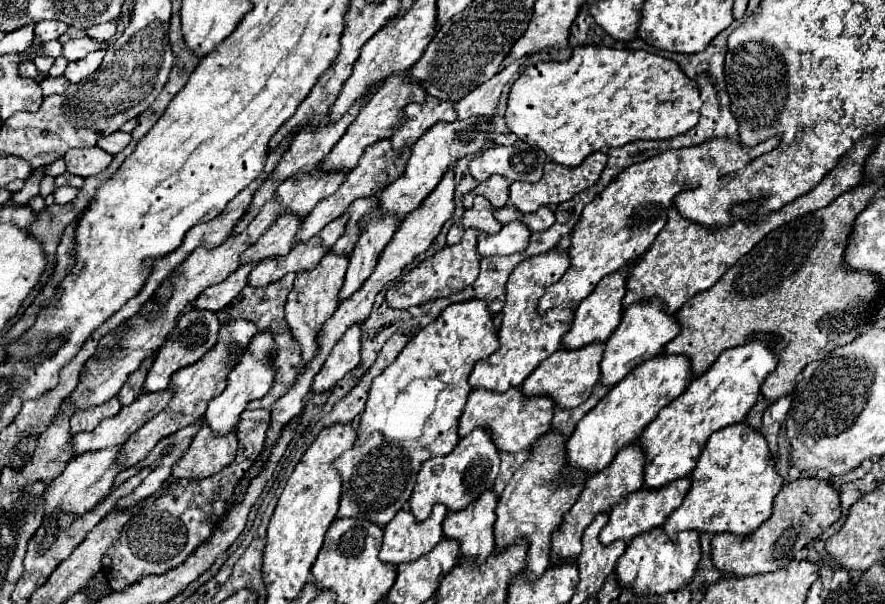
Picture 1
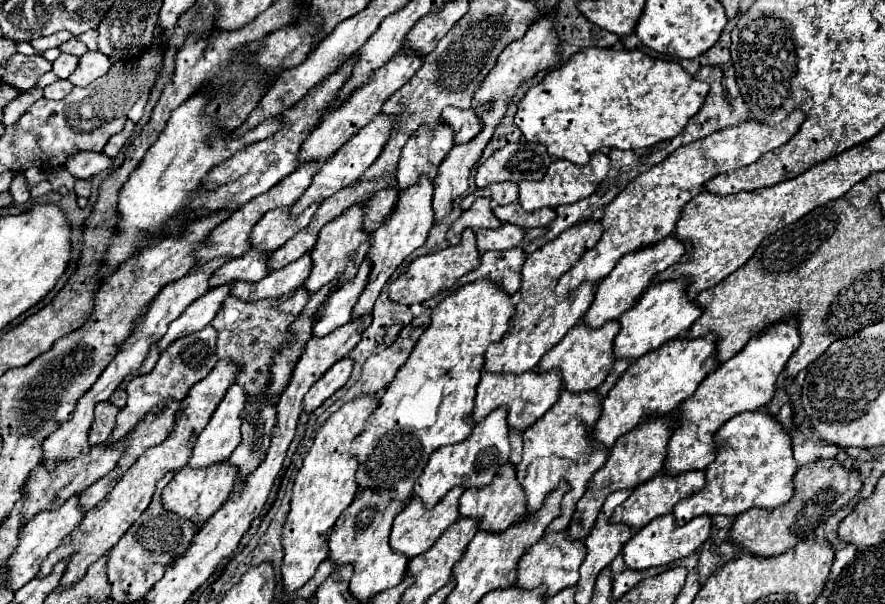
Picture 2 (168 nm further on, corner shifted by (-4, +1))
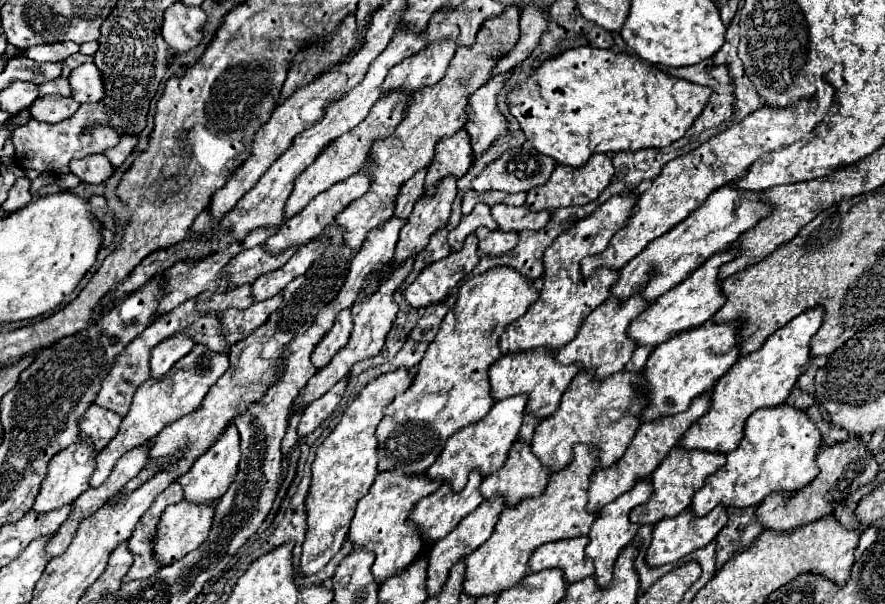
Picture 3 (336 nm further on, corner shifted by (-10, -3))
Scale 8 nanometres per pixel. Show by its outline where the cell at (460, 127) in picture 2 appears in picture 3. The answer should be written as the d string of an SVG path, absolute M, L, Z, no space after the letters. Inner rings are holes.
M462 128L454 136L444 136L442 140L436 142L436 152L428 166L426 184L424 184L426 190L430 192L430 188L434 188L434 184L442 176L452 174L456 178L462 178L468 172L470 164L472 164L472 148L466 130Z

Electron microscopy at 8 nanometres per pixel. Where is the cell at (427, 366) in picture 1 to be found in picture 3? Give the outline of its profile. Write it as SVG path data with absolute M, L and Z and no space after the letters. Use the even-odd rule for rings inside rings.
M506 266L490 268L488 272L478 274L462 284L456 306L444 316L434 342L428 346L424 358L418 364L418 372L410 388L384 408L384 418L376 428L378 472L394 472L400 476L424 476L452 434L470 424L480 422L490 412L494 400L490 396L488 368L502 356L498 352L498 338L502 336L506 326L526 314L526 310L530 308L530 304L536 302L536 298L538 292L534 284L528 282L520 272Z

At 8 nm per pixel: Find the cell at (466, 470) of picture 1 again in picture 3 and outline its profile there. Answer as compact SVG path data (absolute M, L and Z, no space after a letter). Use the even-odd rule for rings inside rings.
M514 396L514 398L506 398L502 402L496 402L492 406L492 410L484 416L482 422L478 422L476 426L470 424L470 426L462 428L462 432L456 432L454 436L450 436L450 440L446 442L438 460L428 468L426 474L432 480L442 480L442 482L450 484L450 488L454 492L460 492L466 486L468 474L472 470L478 470L482 476L488 476L488 474L500 470L508 458L508 450L512 448L514 440L518 438L518 430L522 426L522 416L524 416L524 406L526 406L526 396Z

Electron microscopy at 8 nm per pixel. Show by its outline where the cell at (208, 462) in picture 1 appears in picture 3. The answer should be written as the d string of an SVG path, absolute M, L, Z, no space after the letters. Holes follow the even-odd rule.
M180 500L178 504L170 504L164 512L162 518L158 522L158 532L154 538L154 548L156 552L160 552L160 560L162 564L172 564L180 558L184 558L188 552L196 550L210 534L210 528L214 524L214 510L216 510L218 502L206 502L206 504L194 504L188 500Z

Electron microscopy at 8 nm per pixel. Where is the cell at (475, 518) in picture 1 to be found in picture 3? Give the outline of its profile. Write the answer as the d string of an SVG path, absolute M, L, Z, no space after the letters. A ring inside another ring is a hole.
M514 442L506 464L486 476L480 484L480 494L488 500L492 496L504 496L506 506L516 506L524 498L538 498L546 490L548 474L540 460L532 454L524 442Z

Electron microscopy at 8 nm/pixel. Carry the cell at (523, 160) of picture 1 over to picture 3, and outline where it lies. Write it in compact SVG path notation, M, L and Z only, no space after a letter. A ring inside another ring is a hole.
M528 142L520 148L510 148L506 150L498 160L494 160L492 164L488 164L484 168L484 172L472 182L472 188L478 192L486 192L486 190L502 190L502 192L528 192L530 188L542 186L548 182L552 170L556 168L556 160L552 160L550 156L540 154L538 150L534 150Z

